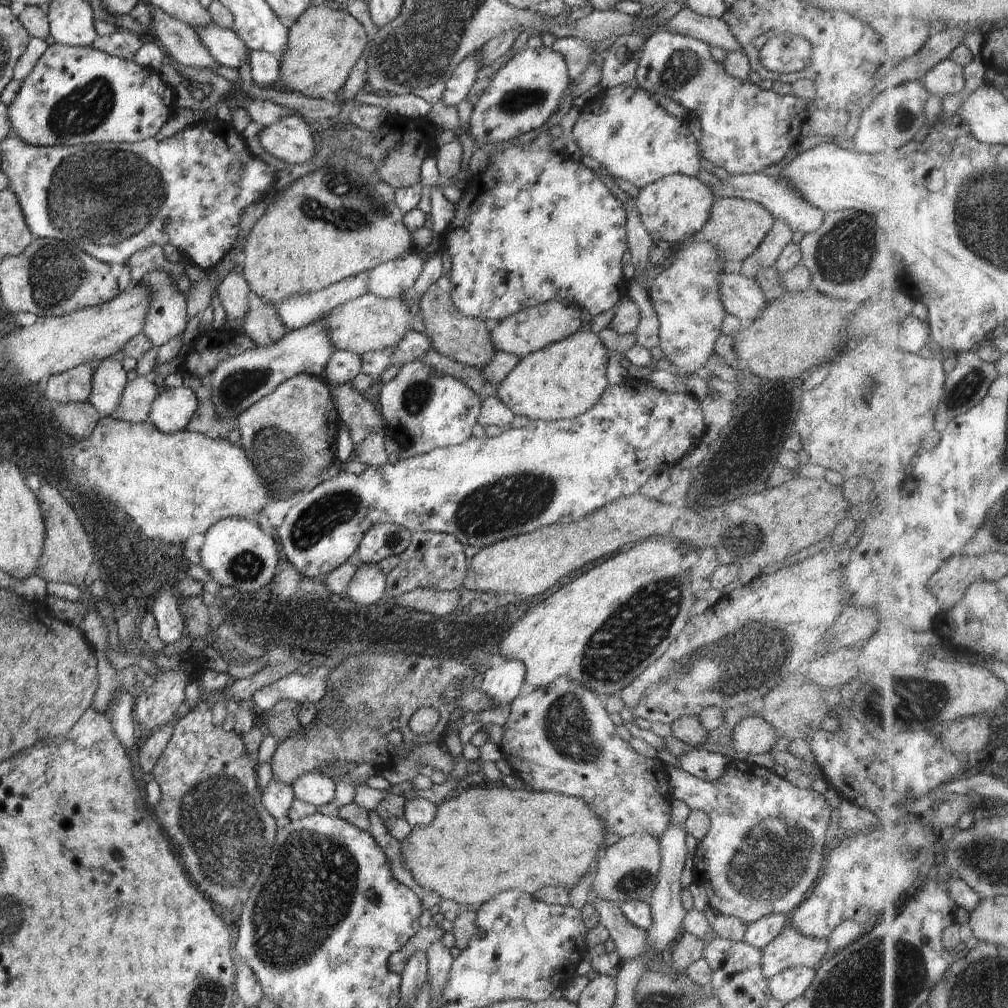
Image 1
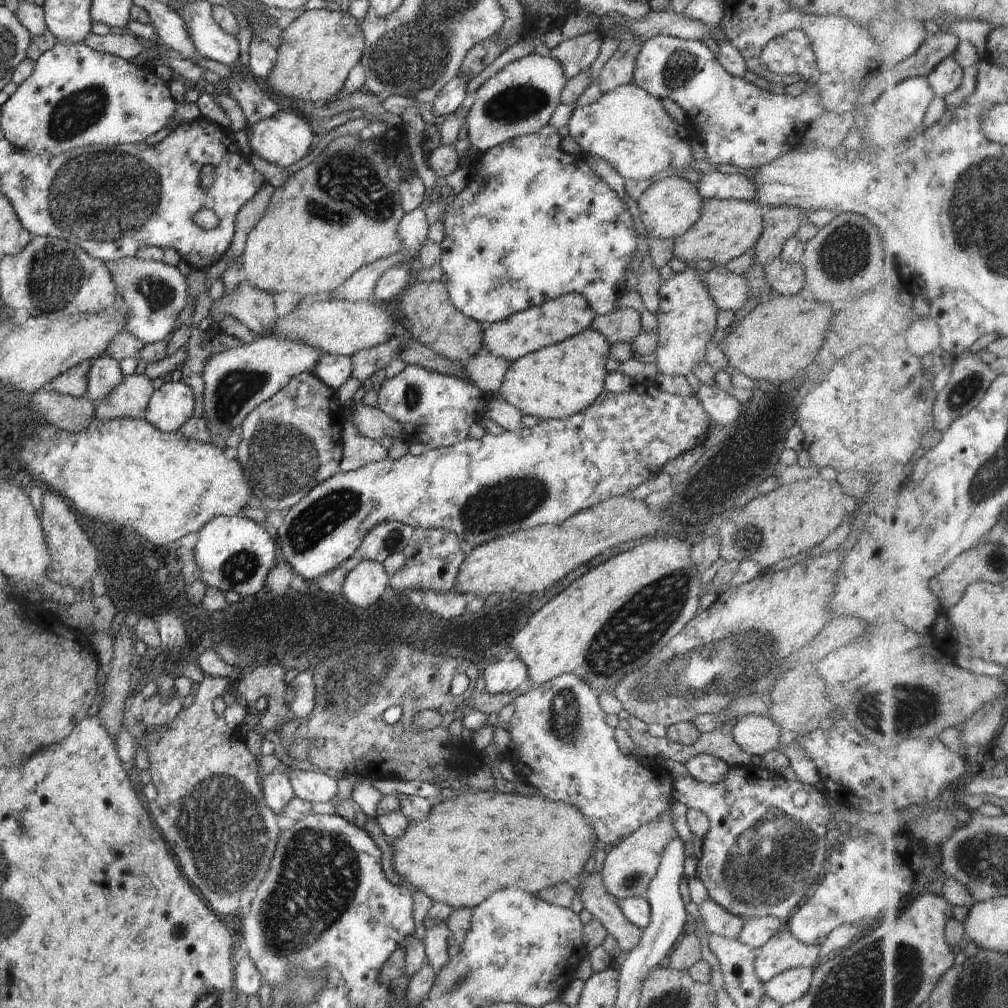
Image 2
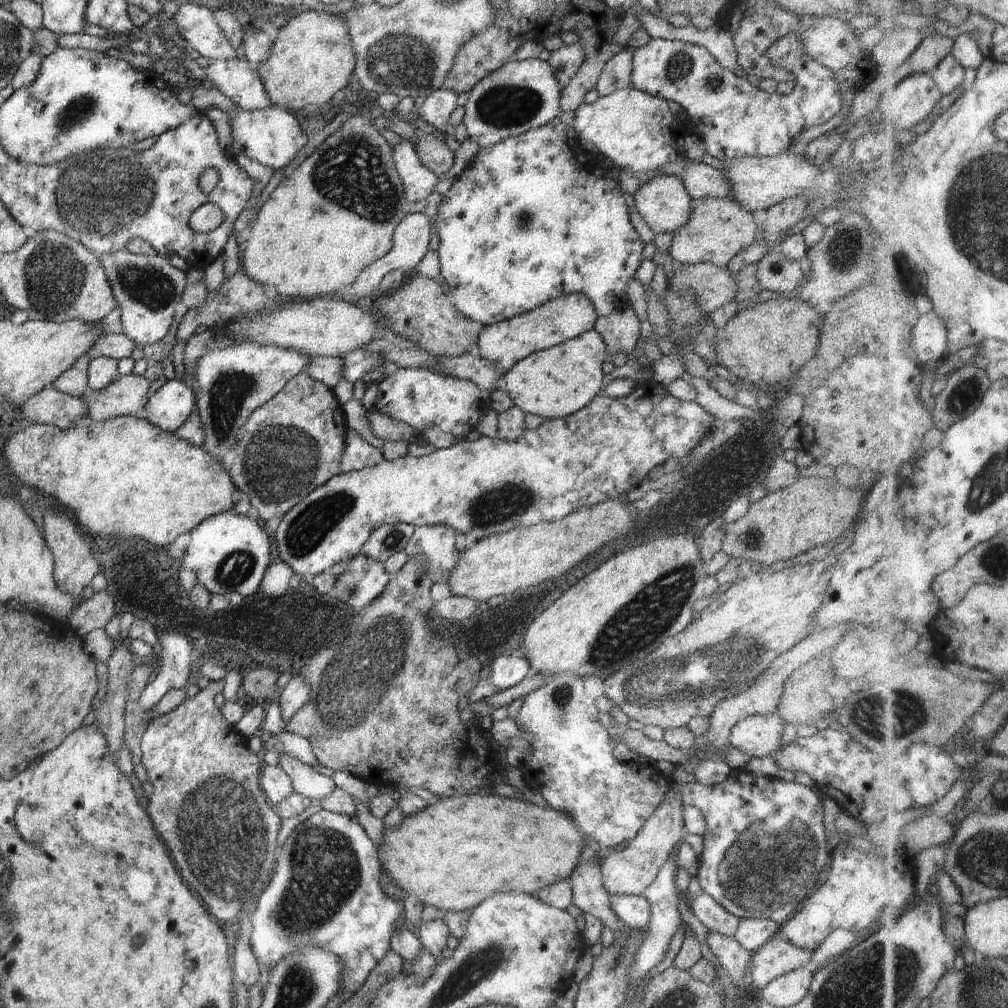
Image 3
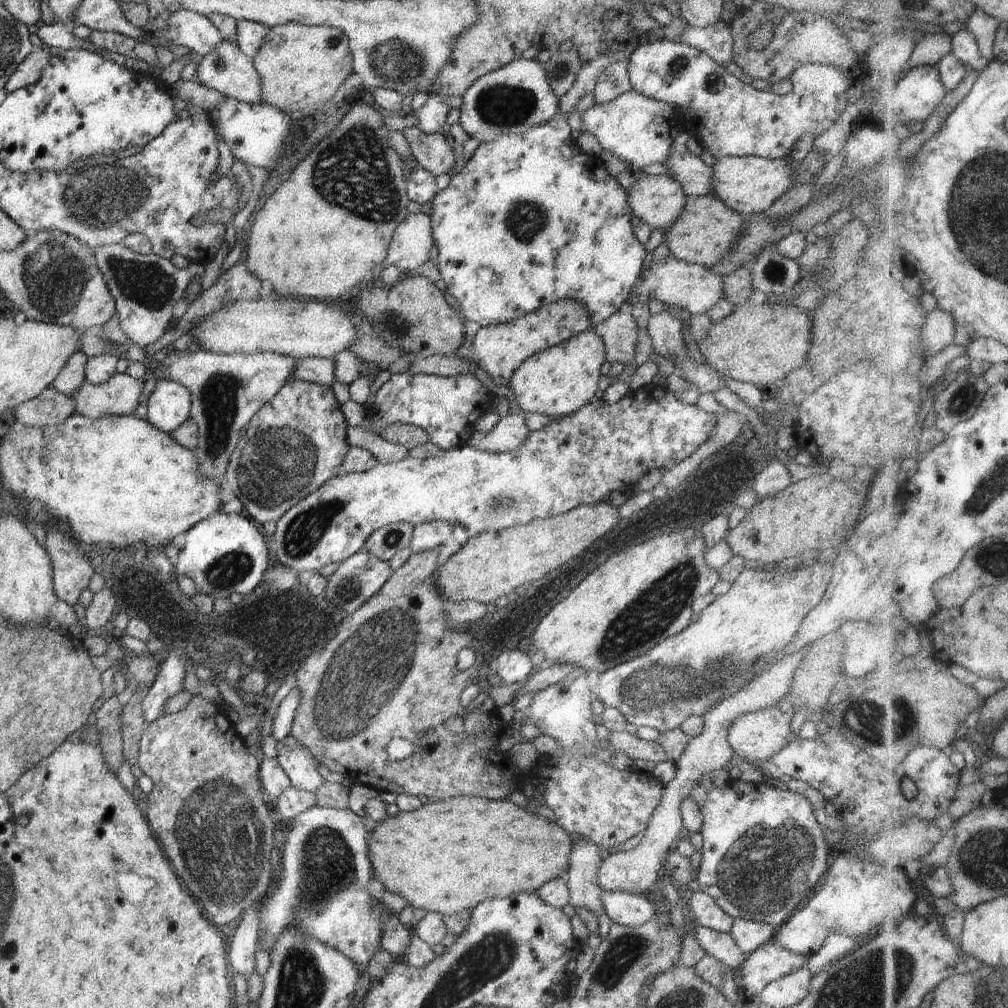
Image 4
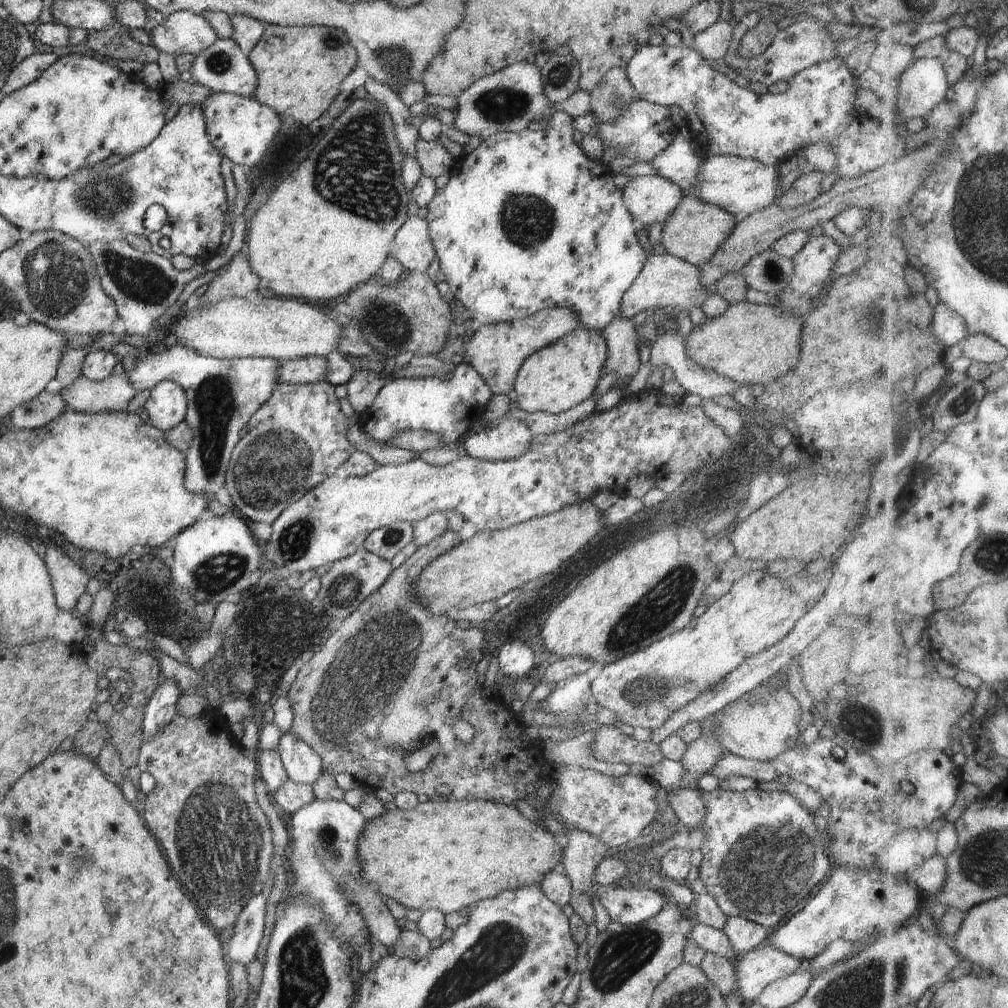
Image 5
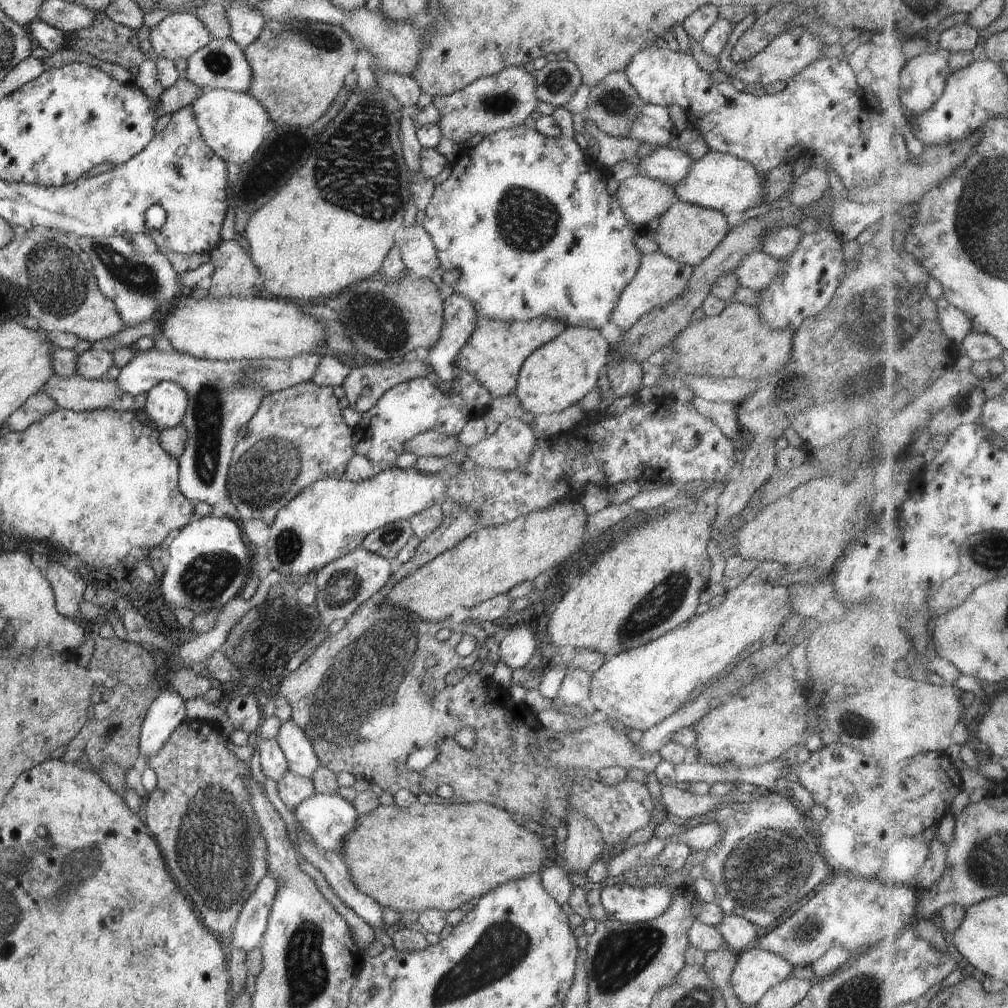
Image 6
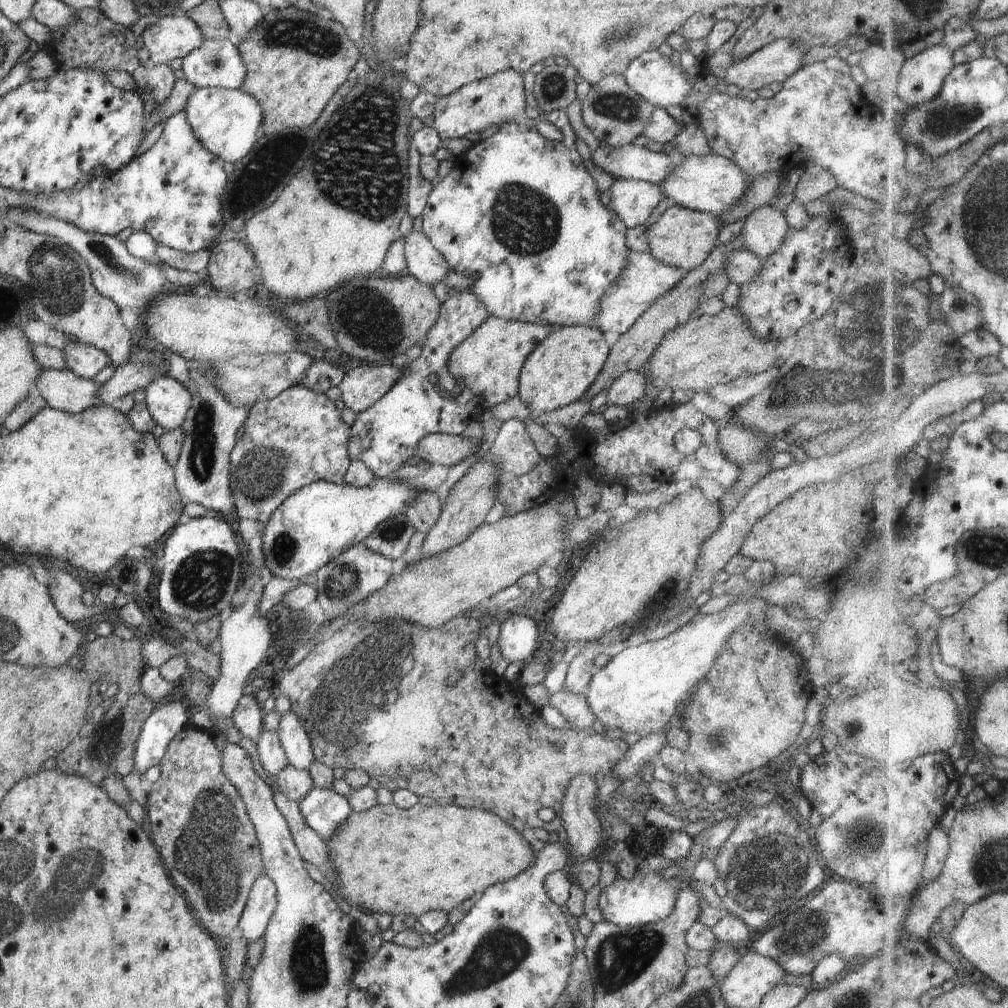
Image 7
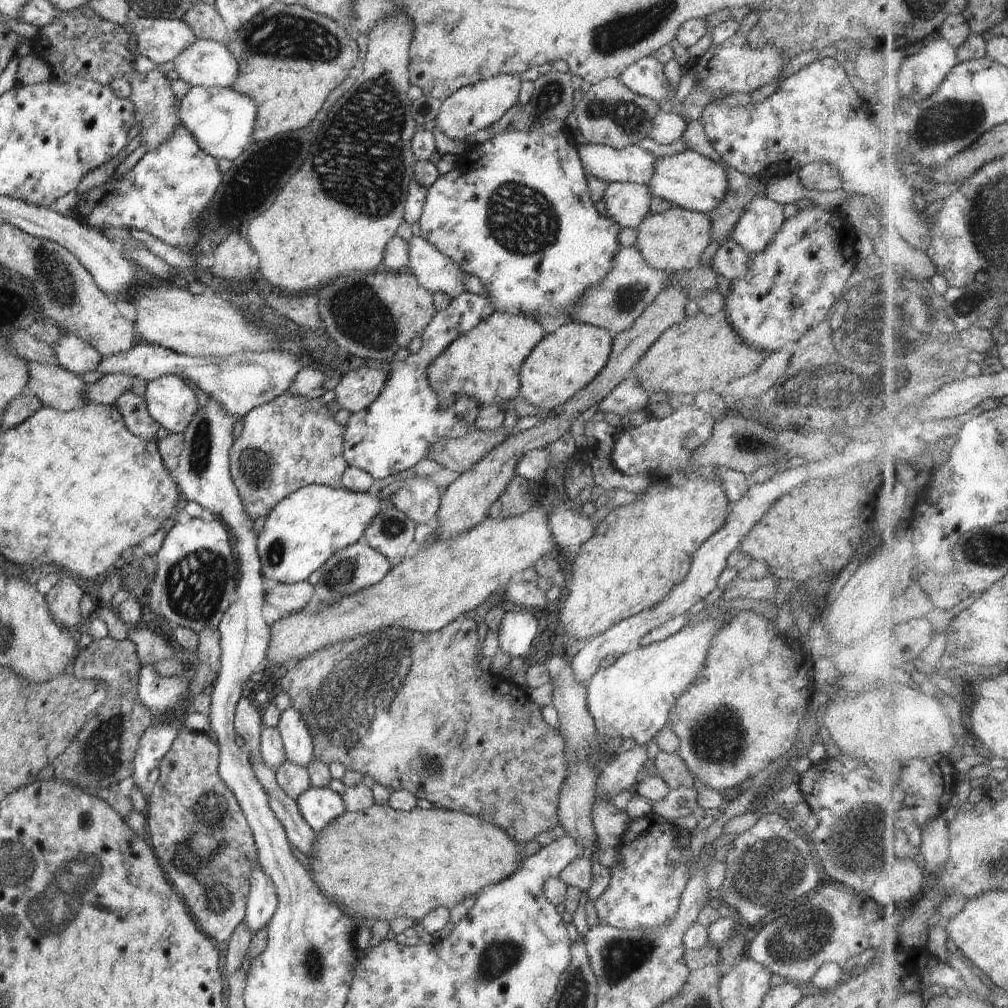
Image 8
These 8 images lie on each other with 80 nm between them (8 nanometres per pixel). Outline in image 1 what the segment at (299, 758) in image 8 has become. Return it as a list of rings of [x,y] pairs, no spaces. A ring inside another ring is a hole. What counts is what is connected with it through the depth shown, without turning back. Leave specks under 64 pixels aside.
[[[304,773],[292,784],[295,798],[315,807],[330,804],[334,800],[335,784],[330,777],[322,773]]]

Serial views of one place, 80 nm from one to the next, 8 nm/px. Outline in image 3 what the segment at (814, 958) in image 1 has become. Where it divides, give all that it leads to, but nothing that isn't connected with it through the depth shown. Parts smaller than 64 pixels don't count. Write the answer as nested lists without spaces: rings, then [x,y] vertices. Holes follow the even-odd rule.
[[[781,935],[770,938],[751,958],[751,988],[758,994],[779,976],[811,966],[815,952],[791,945]]]

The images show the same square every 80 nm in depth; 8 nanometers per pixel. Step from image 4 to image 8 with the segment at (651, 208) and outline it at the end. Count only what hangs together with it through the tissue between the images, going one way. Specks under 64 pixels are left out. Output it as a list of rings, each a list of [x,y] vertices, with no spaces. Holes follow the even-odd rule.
[[[634,182],[608,183],[604,192],[606,215],[623,228],[638,228],[650,214],[654,194],[647,185]]]

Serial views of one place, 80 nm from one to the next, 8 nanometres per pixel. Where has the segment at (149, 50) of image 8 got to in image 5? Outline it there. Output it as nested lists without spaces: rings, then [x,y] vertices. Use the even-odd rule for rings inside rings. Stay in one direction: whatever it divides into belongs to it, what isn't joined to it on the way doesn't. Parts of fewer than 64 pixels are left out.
[[[179,11],[151,31],[153,48],[176,58],[181,54],[200,54],[219,39],[214,28],[201,16]]]

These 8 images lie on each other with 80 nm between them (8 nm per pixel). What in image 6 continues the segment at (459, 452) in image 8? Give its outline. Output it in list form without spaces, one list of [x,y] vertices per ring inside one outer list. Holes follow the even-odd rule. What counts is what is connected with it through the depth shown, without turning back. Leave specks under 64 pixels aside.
[[[430,430],[414,436],[410,443],[406,442],[401,448],[403,451],[416,454],[416,457],[436,456],[436,458],[444,458],[444,456],[456,454],[456,450],[460,446],[462,445],[456,437]]]

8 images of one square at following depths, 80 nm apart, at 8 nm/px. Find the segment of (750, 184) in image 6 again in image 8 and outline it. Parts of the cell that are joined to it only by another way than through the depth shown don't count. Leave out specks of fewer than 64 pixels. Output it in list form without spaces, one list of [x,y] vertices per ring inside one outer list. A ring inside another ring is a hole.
[[[686,149],[672,156],[656,157],[654,174],[647,186],[654,197],[672,202],[676,207],[708,215],[728,194],[728,170],[722,164]]]

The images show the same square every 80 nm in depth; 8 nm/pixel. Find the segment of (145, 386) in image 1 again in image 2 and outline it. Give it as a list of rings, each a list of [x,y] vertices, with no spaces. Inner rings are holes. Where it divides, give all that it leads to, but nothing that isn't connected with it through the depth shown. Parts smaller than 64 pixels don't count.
[[[145,374],[126,375],[102,400],[93,403],[94,418],[109,421],[119,418],[144,419],[144,412],[157,383]]]

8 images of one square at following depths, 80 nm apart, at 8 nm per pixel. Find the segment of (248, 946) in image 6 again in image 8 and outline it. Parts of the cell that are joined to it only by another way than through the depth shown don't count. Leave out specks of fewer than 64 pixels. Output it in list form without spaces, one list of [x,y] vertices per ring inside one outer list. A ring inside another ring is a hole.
[[[259,864],[252,870],[250,890],[248,894],[243,921],[252,934],[268,925],[276,913],[277,895],[274,884],[264,874]]]

